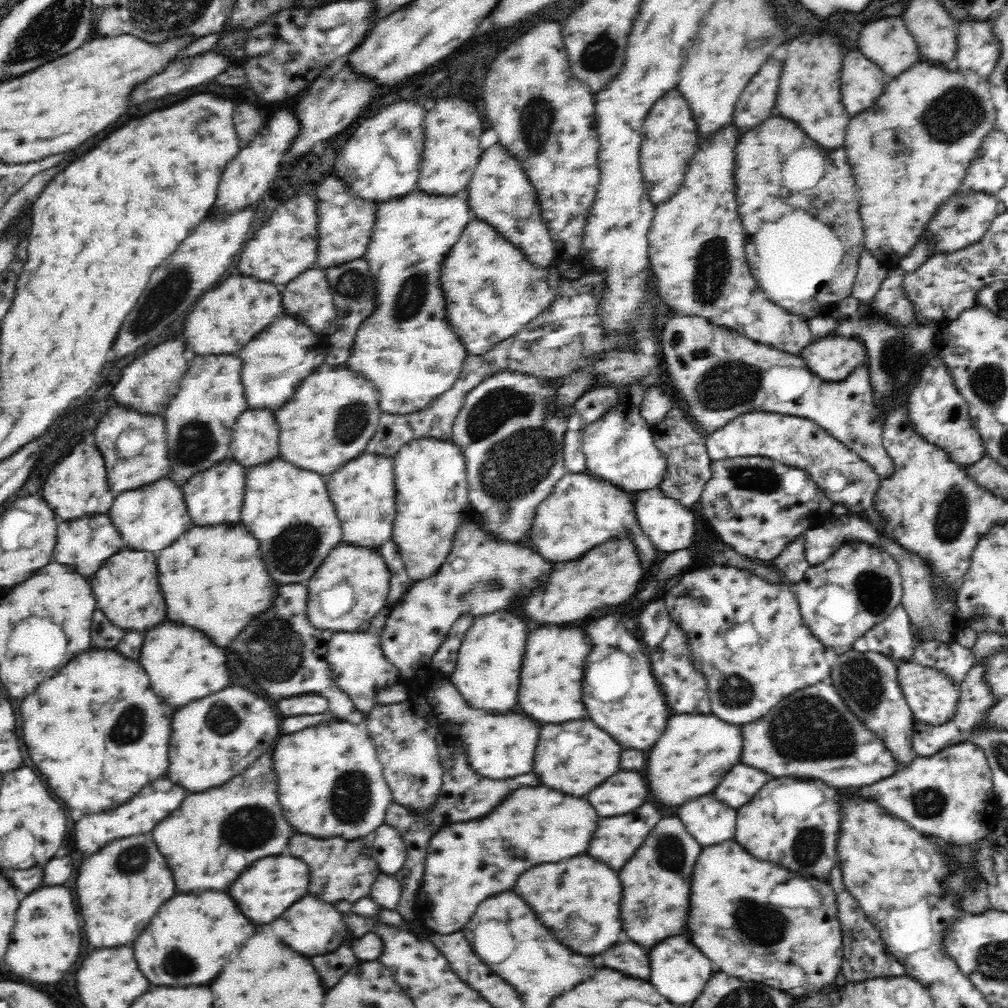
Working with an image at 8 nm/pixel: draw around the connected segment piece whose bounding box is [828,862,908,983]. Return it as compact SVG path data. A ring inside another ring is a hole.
M840 862L835 866L828 876L829 885L835 890L837 897L837 908L839 910L839 921L843 934L843 961L841 964L842 974L848 983L859 983L874 978L892 978L892 976L908 976L905 966L898 962L894 956L886 951L884 941L878 934L879 930L867 919L859 903L846 890L842 882L842 870Z

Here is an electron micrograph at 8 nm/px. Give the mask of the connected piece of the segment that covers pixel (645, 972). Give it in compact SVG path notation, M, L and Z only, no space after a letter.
M624 942L624 944L618 944L610 950L606 950L602 954L602 962L604 962L604 966L608 966L612 970L620 970L628 976L642 978L642 980L650 978L648 954L642 946L638 946L634 942Z

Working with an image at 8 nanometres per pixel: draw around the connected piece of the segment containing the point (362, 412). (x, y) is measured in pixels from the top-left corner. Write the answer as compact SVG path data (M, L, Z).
M325 362L310 374L298 386L296 392L286 404L276 410L276 420L280 426L280 456L298 468L306 468L312 472L332 474L344 462L360 456L366 450L366 444L375 435L380 424L383 410L380 408L380 391L370 383L366 375L350 369L350 364L332 366Z

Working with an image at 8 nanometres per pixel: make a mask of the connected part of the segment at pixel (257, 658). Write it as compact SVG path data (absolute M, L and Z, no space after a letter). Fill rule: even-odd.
M306 583L284 584L278 589L277 599L258 620L252 620L248 628L238 634L236 640L228 646L242 656L242 662L248 664L248 670L254 682L274 700L314 693L328 699L329 714L340 716L353 722L363 724L364 716L354 710L354 703L348 695L342 693L332 681L330 667L326 661L330 630L316 628L307 614L308 589Z

